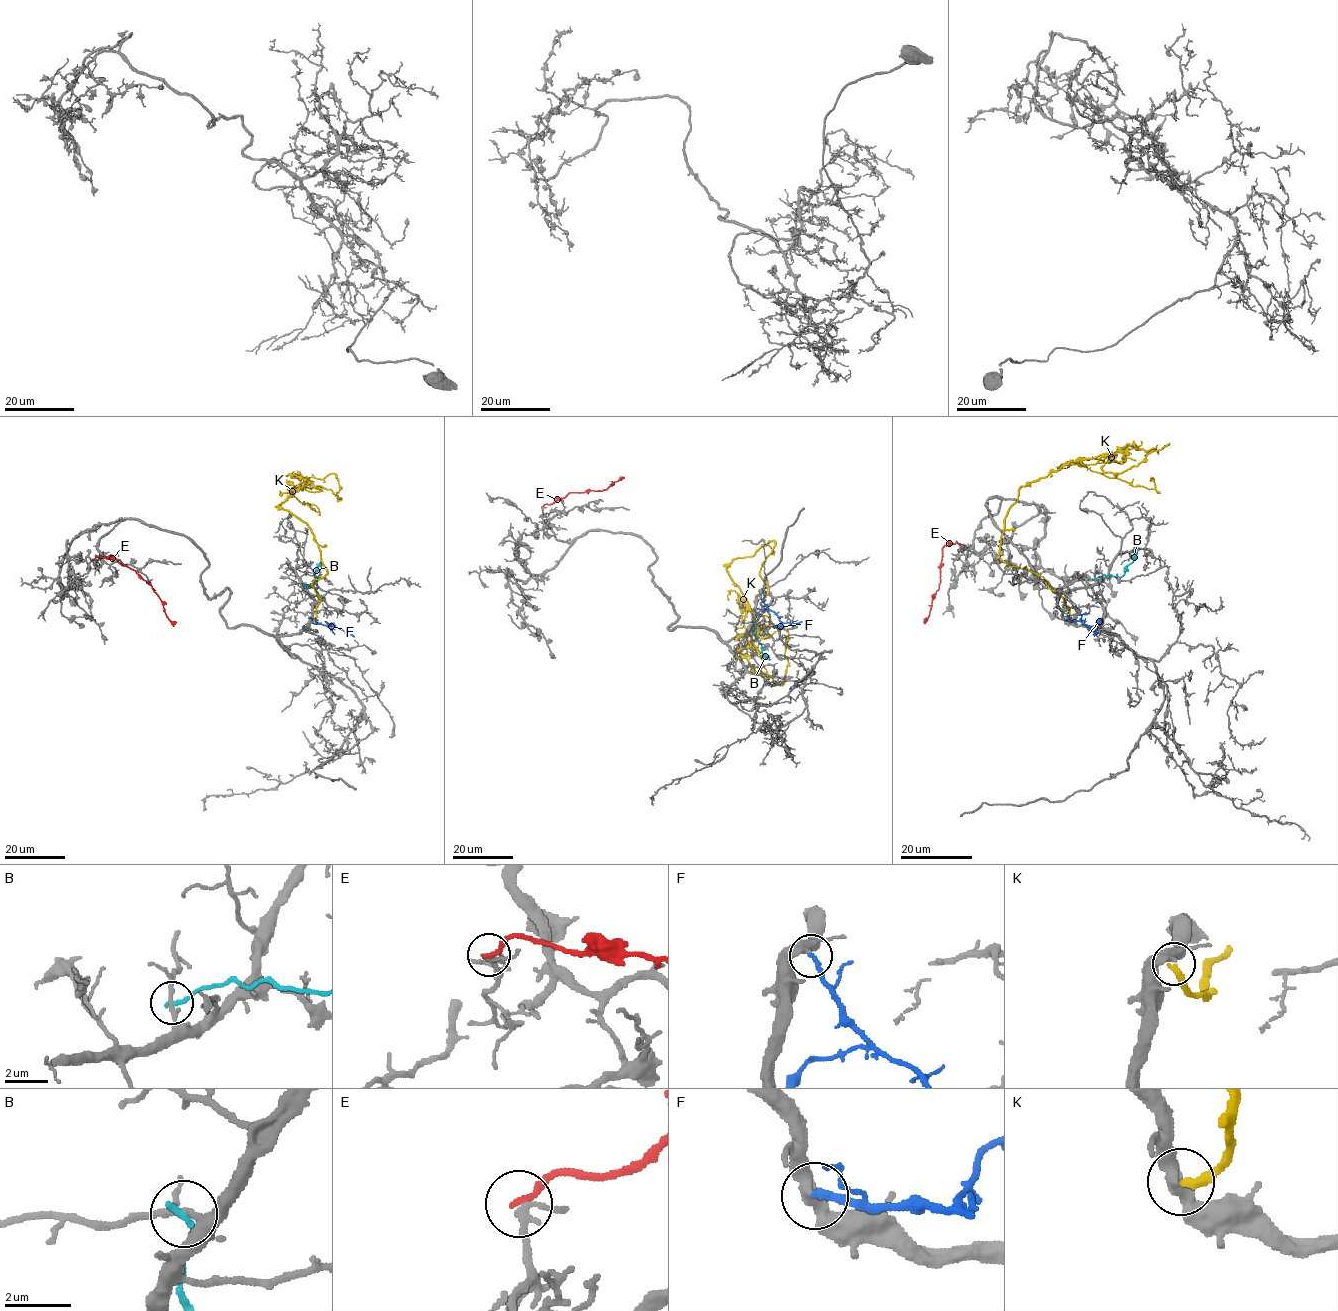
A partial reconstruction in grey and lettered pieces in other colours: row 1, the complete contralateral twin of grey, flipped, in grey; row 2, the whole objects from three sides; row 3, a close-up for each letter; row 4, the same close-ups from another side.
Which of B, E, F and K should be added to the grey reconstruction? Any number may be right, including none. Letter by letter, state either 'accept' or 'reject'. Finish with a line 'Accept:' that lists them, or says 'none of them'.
B: reject
E: reject
F: accept
K: reject
Accept: F

